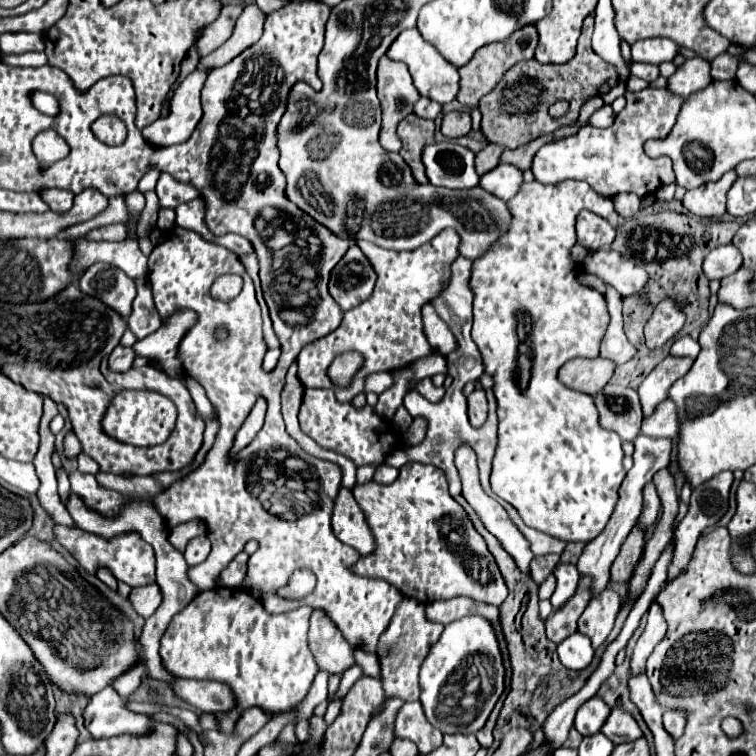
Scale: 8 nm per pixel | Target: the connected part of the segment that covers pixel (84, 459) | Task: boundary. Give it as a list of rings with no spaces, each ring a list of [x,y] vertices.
[[[80,453],[77,457],[78,469],[83,473],[91,473],[97,475],[99,473],[99,465],[85,453]]]

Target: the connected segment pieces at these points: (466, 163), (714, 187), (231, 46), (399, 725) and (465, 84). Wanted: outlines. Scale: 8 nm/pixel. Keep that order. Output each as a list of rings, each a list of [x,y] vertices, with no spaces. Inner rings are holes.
[[[429,143],[423,149],[423,165],[431,185],[447,189],[471,189],[479,183],[473,167],[475,153],[453,143]]]
[[[735,171],[725,173],[719,181],[691,189],[683,197],[683,205],[697,217],[721,217],[725,215],[725,195],[735,181]]]
[[[249,3],[243,9],[241,17],[237,19],[233,35],[219,49],[209,53],[207,57],[201,57],[197,63],[197,69],[209,71],[211,67],[213,69],[221,67],[229,63],[233,57],[237,57],[241,51],[251,47],[253,43],[257,43],[263,33],[263,21],[265,21],[265,13],[255,3]]]
[[[419,701],[405,703],[397,711],[393,733],[399,739],[413,741],[419,749],[419,755],[427,755],[433,749],[437,749],[441,745],[441,737],[443,737],[439,729],[429,725],[429,721],[423,715],[423,709],[421,709]]]
[[[527,25],[519,31],[515,31],[511,37],[507,37],[505,41],[499,41],[499,43],[491,43],[491,45],[485,45],[483,49],[479,49],[475,53],[475,57],[463,65],[459,69],[459,75],[461,75],[461,81],[459,81],[459,93],[457,93],[457,101],[469,109],[475,109],[479,99],[483,95],[487,95],[495,85],[497,81],[503,77],[503,73],[507,69],[511,69],[515,63],[523,61],[523,59],[531,59],[533,53],[535,53],[535,45],[537,45],[537,31],[535,31],[535,25]]]

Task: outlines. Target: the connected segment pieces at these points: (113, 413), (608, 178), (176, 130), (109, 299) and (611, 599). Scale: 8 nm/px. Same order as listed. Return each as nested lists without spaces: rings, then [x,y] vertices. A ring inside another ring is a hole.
[[[122,391],[110,402],[101,419],[103,431],[120,442],[139,447],[150,447],[163,443],[175,427],[175,405],[151,391]]]
[[[643,89],[639,93],[625,93],[625,97],[627,105],[615,117],[611,127],[597,129],[583,125],[575,135],[545,143],[535,153],[531,165],[535,179],[543,185],[555,185],[565,179],[587,181],[591,189],[603,197],[613,197],[621,191],[631,191],[639,197],[645,197],[657,191],[661,185],[673,183],[675,175],[671,169],[671,159],[665,155],[651,159],[643,145],[649,139],[663,139],[669,135],[683,99],[673,97],[667,89]]]
[[[193,71],[175,91],[171,99],[171,113],[167,119],[159,119],[145,127],[143,135],[155,135],[153,143],[171,147],[187,141],[201,120],[201,90],[205,85],[207,73]]]
[[[107,263],[91,265],[79,277],[79,289],[91,297],[99,297],[99,301],[105,301],[105,305],[115,309],[123,319],[131,313],[135,283],[119,267]]]
[[[607,587],[603,593],[593,597],[593,601],[589,601],[587,609],[579,617],[579,633],[587,635],[595,649],[609,637],[619,613],[619,605],[619,593]]]

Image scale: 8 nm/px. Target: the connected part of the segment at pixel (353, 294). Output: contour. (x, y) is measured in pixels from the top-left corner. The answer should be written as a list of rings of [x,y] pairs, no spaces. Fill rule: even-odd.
[[[353,243],[343,259],[333,267],[329,281],[329,295],[341,307],[341,311],[349,311],[363,303],[375,287],[375,271],[363,251]]]

